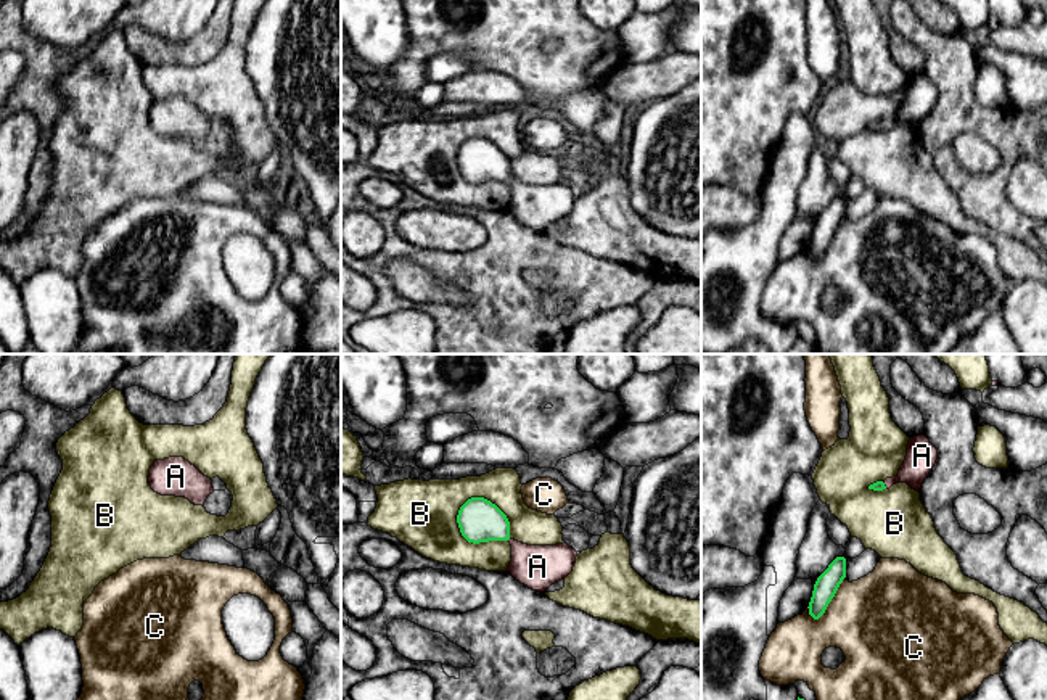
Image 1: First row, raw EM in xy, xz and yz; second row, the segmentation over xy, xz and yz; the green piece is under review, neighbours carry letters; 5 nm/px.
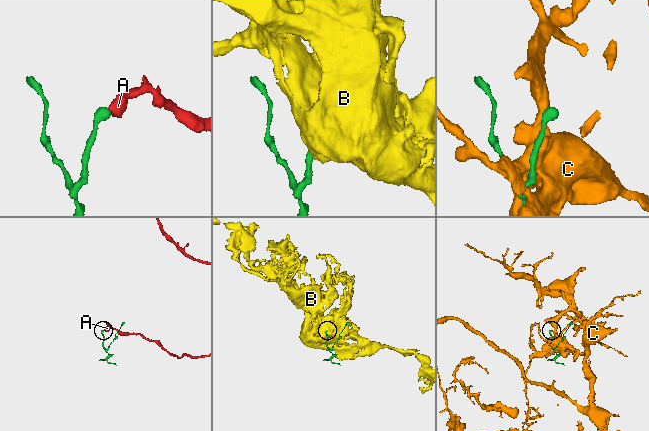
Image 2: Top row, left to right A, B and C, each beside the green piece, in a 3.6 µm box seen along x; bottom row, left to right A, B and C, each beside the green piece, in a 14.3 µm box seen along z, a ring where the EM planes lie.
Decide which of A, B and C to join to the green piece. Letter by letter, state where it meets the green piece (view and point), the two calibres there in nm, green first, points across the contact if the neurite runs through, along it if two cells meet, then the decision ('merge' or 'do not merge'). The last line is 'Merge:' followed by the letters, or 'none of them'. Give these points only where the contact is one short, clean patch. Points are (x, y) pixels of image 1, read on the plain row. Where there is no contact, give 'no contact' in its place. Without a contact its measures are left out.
A: meets green in yz at (883, 124); 50 nm thick on the green side, 150 nm on the other; runs through yz (877, 126), (883, 124), (899, 118), (922, 95); merge
B: meets green in xz at (494, 144); 220 nm thick on the green side, 190 nm on the other; do not merge
C: meets green in yz at (832, 237); 120 nm thick on the green side, 440 nm on the other; do not merge
Merge: A

